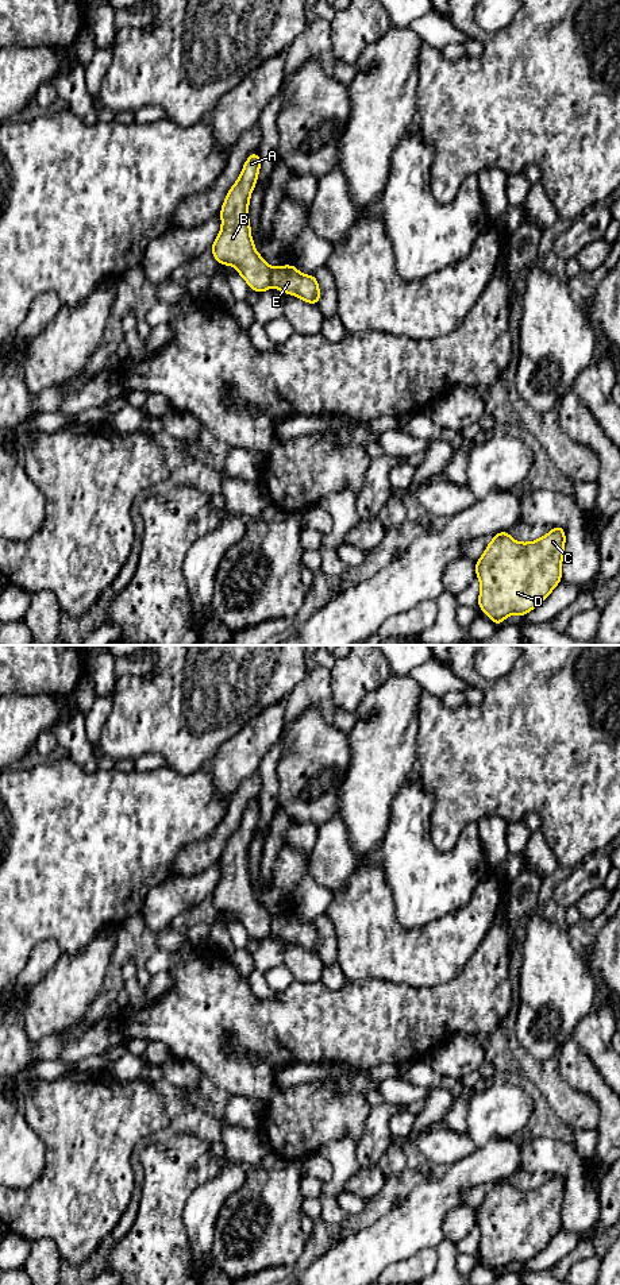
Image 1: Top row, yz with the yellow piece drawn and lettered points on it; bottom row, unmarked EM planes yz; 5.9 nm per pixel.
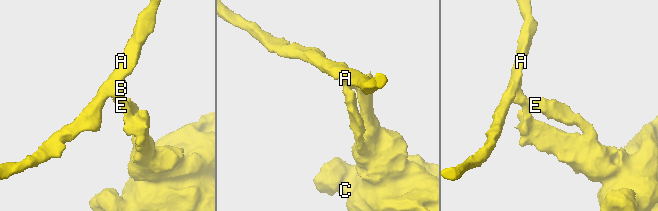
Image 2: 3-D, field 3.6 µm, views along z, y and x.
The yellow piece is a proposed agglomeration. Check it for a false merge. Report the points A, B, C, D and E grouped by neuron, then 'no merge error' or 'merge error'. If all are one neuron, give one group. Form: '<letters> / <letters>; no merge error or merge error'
A B / C D E; merge error

